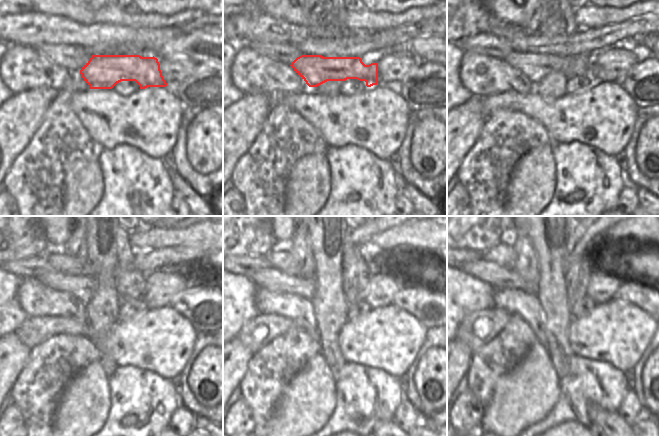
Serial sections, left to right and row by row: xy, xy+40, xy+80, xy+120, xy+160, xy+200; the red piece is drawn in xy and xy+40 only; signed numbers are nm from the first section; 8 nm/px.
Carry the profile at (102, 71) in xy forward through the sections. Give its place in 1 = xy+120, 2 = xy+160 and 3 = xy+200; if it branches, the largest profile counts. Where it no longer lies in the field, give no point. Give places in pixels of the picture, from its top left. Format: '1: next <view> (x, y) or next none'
1: next xy+120 (82, 287)
2: next xy+160 (270, 278)
3: next xy+200 (499, 278)

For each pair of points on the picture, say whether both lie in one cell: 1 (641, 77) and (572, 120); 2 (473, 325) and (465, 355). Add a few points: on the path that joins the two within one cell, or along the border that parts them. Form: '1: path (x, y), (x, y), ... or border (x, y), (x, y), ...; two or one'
1: border (619, 81), (637, 108); two
2: border (457, 339), (472, 352); two

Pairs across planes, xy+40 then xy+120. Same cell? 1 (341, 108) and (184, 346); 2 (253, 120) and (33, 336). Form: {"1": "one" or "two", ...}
{"1": "one", "2": "two"}

